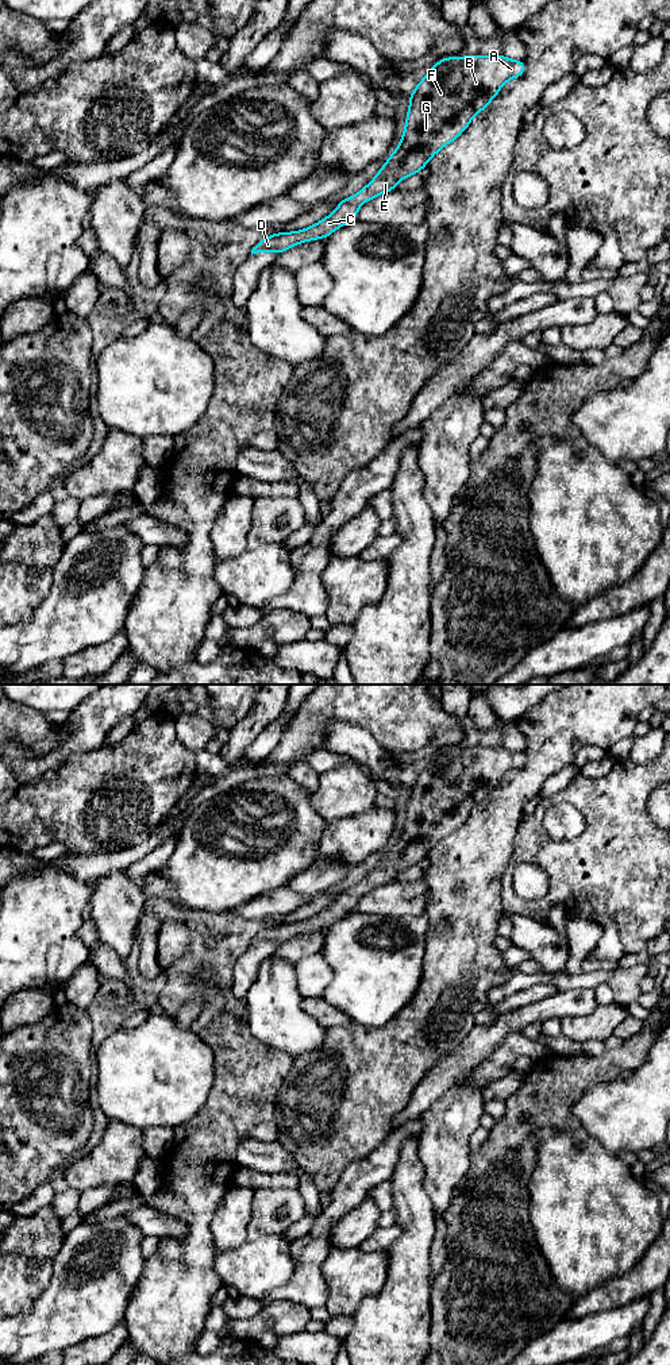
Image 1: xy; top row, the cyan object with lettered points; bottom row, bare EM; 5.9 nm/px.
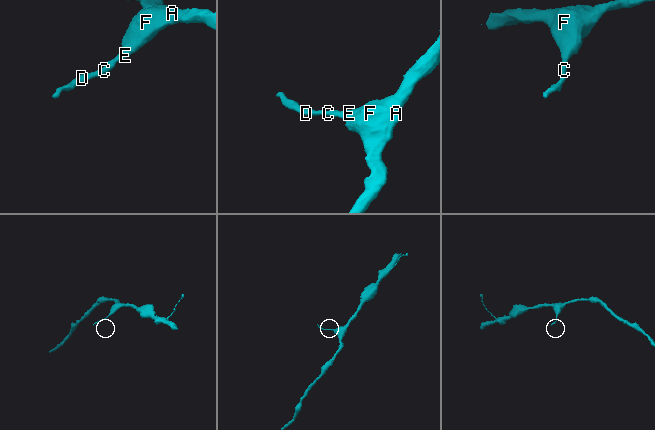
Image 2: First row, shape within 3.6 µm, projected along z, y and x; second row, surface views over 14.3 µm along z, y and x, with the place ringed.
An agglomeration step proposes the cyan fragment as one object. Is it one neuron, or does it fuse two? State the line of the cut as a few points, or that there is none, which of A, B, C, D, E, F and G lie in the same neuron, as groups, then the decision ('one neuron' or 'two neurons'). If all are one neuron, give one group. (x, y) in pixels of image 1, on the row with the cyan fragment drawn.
no cut | A B C D E F G | one neuron

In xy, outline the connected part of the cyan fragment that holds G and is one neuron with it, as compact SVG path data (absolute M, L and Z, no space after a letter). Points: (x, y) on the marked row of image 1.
M500 54L439 59L409 95L401 143L378 174L357 194L340 200L330 216L305 230L280 231L266 236L253 247L251 255L262 251L281 254L296 244L326 239L354 220L363 203L396 189L401 180L426 167L440 149L469 127L473 117L489 105L507 81L523 76L524 72L524 61Z

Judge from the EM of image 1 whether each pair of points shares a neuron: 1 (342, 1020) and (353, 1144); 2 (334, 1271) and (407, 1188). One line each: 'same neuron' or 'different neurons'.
1: different neurons
2: different neurons

